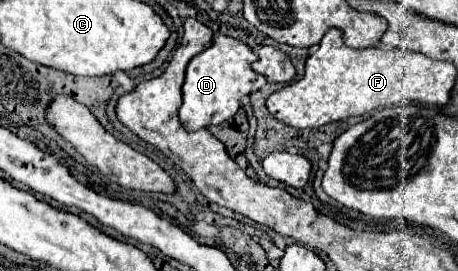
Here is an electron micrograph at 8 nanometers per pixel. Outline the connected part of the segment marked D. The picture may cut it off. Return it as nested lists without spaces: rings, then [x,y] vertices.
[[[216,33],[212,47],[202,51],[202,55],[196,55],[186,69],[186,81],[182,87],[184,103],[180,107],[180,121],[188,131],[198,131],[210,125],[222,125],[228,121],[238,109],[240,99],[244,95],[250,95],[256,89],[262,89],[268,81],[264,75],[258,75],[252,71],[256,55],[240,43],[238,39],[226,37]]]

